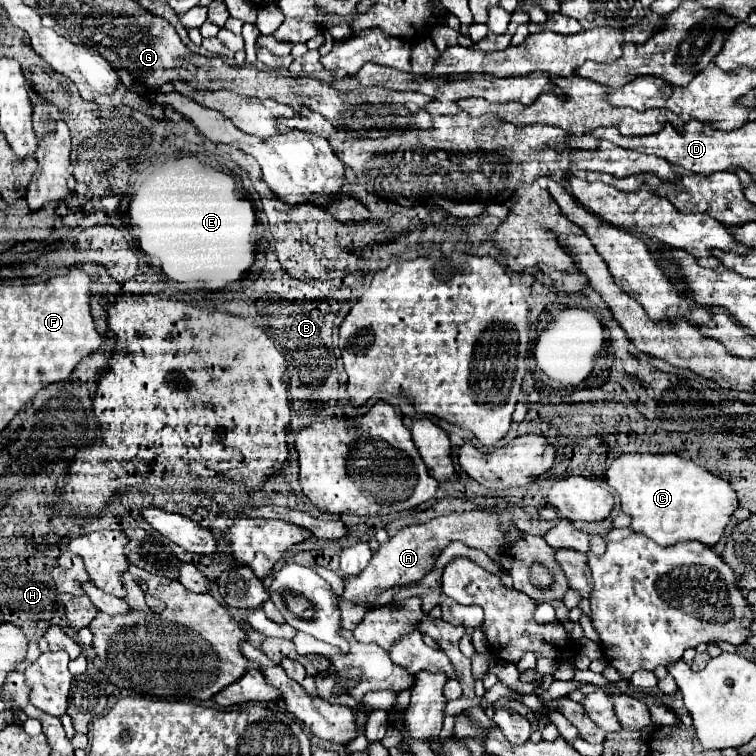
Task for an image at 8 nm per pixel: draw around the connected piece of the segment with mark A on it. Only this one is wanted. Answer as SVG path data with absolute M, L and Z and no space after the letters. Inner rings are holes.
M465 511L465 513L449 513L449 515L443 515L443 517L435 517L427 523L423 523L423 525L403 527L395 537L391 537L385 545L379 547L379 553L373 555L371 563L367 565L367 569L361 575L343 579L345 581L345 591L339 599L349 599L353 603L367 603L367 601L373 601L377 595L381 595L383 591L387 591L391 587L405 587L405 585L419 583L429 571L433 571L437 557L453 541L459 541L463 545L471 547L471 549L485 551L489 555L489 559L495 561L501 569L505 569L505 573L513 579L515 589L527 593L537 603L563 601L565 593L569 591L567 577L565 577L565 573L561 571L561 567L557 565L557 561L553 557L555 551L545 543L543 537L533 537L533 535L521 533L513 525L511 511L497 511L497 513ZM535 559L541 565L545 565L553 571L555 585L549 591L539 591L529 583L529 569L535 563Z

